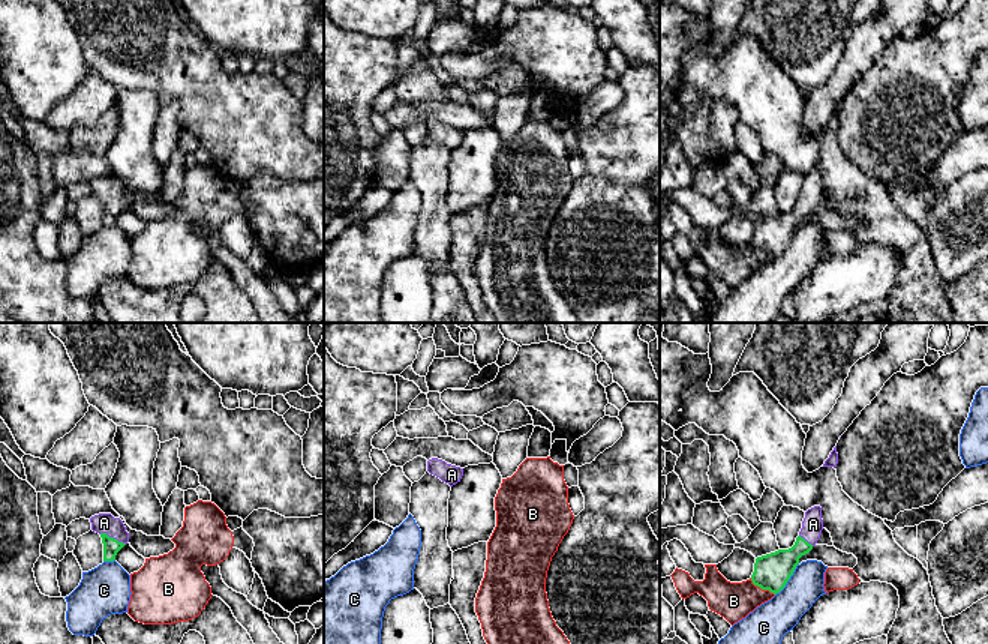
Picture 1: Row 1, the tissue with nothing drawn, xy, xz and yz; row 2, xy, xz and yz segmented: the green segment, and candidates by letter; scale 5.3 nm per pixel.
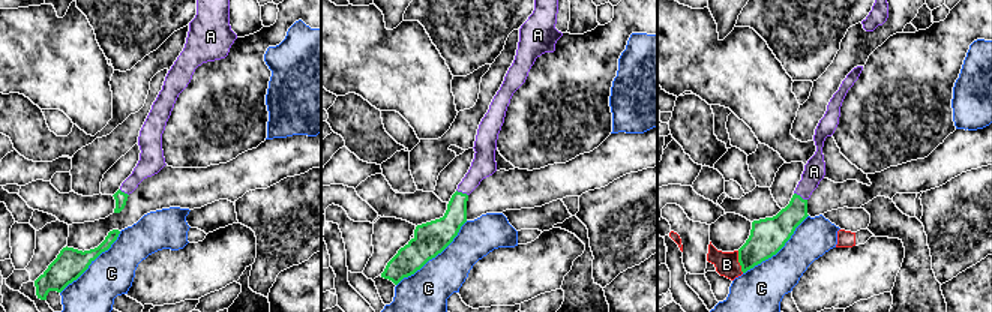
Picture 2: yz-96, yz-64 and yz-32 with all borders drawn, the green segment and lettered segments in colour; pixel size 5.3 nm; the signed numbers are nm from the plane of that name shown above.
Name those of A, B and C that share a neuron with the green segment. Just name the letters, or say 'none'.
A

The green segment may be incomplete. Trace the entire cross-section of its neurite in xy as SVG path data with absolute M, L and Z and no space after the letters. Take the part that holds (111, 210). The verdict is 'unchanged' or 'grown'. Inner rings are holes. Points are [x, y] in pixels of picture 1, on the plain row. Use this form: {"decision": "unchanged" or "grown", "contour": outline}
{"decision": "grown", "contour": "M99 177L90 182L91 194L99 197L103 207L103 225L114 225L117 216L129 206L129 197L120 182Z"}

